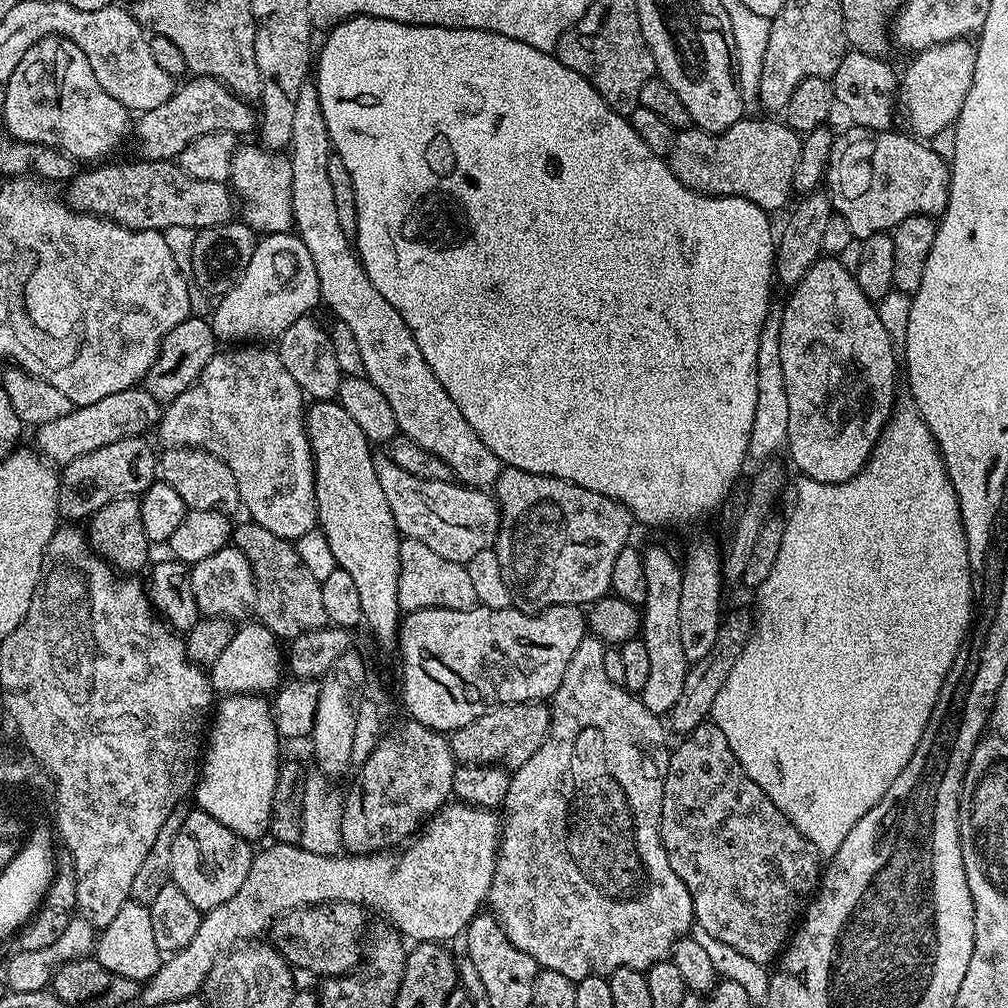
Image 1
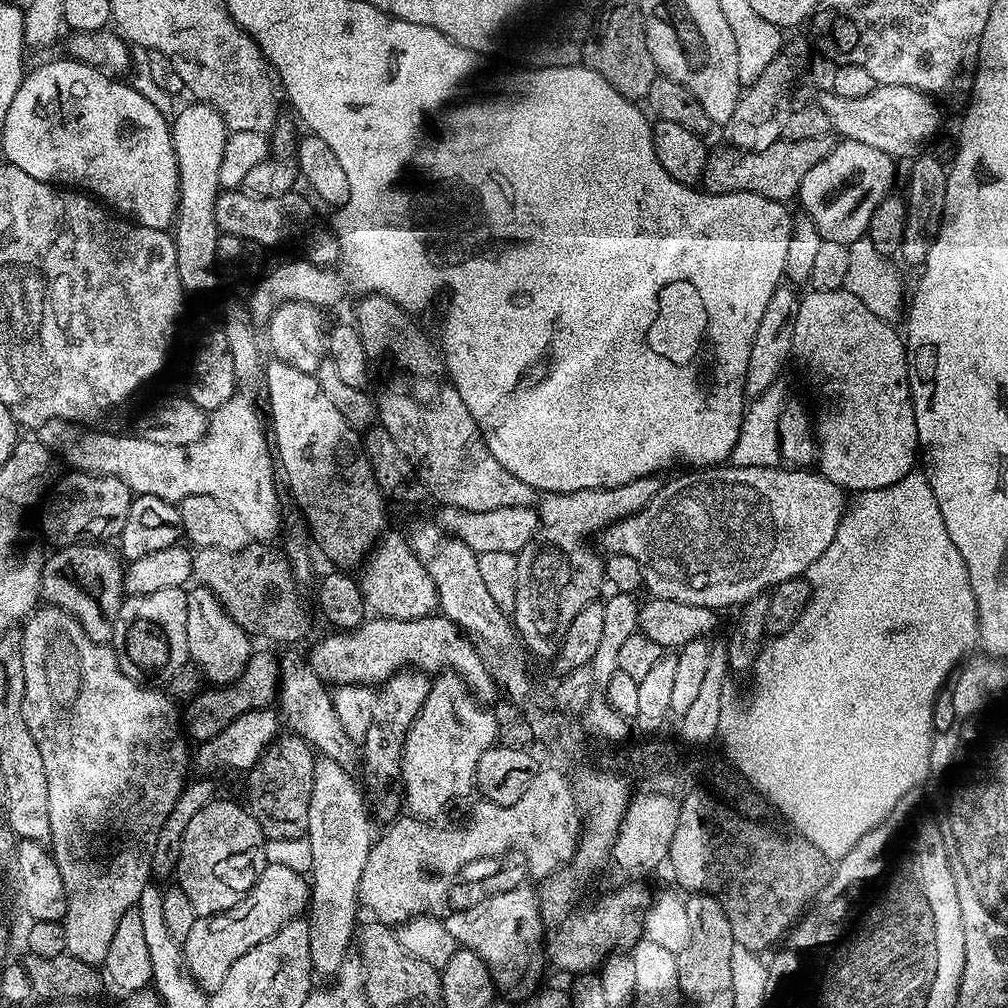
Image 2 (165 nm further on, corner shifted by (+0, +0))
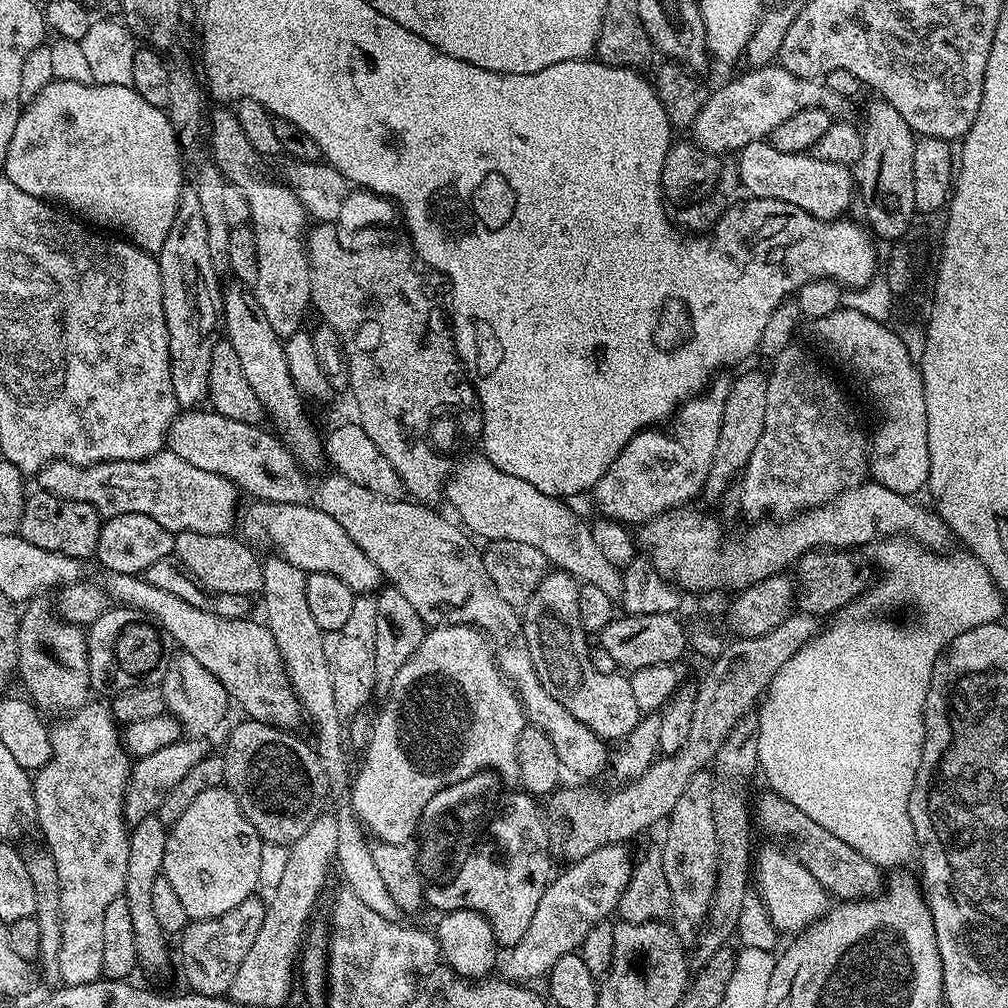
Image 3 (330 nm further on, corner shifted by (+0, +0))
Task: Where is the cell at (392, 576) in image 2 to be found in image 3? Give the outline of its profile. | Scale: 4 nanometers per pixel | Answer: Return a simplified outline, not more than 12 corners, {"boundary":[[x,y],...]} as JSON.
{"boundary":[[252,502],[243,539],[357,594],[378,566],[312,504]]}

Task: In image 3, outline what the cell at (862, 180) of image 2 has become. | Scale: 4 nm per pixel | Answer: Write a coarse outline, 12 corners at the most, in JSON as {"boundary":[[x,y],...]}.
{"boundary":[[768,140],[734,167],[749,197],[781,200],[819,220],[854,204],[854,172]]}

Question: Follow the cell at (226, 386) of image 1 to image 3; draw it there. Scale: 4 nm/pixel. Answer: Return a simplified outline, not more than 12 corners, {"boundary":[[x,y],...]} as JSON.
{"boundary":[[167,450],[87,466],[52,460],[39,491],[101,517],[146,514],[223,536],[238,489]]}

